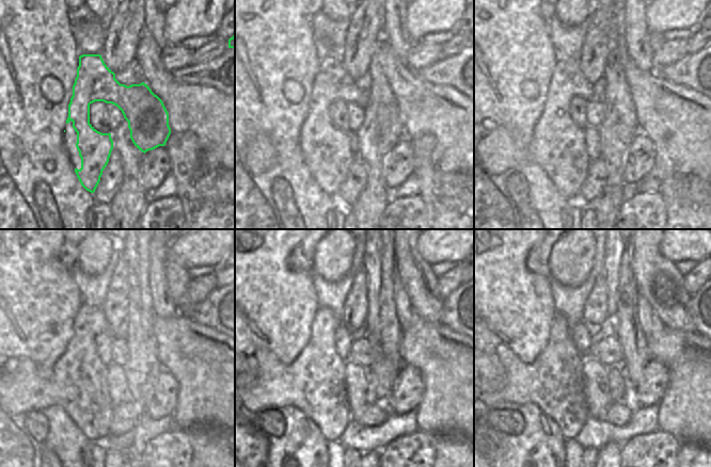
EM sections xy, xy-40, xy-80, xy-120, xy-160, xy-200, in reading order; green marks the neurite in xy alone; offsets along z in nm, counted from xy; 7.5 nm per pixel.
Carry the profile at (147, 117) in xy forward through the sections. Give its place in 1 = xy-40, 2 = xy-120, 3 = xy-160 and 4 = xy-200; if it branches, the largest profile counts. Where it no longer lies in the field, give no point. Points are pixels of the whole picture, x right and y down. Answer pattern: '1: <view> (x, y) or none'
1: xy-40 (332, 82)
2: xy-120 (93, 417)
3: xy-160 (328, 406)
4: xy-200 (557, 371)

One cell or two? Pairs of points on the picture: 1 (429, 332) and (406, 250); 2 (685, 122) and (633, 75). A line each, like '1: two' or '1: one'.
1: two
2: one

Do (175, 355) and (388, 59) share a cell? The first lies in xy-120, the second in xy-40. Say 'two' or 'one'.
one

